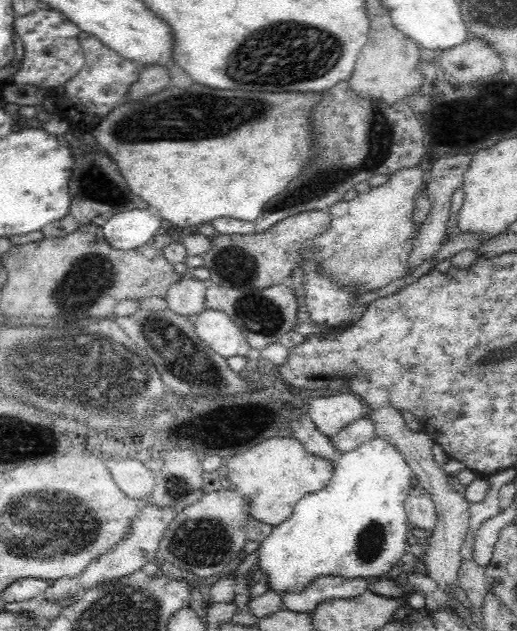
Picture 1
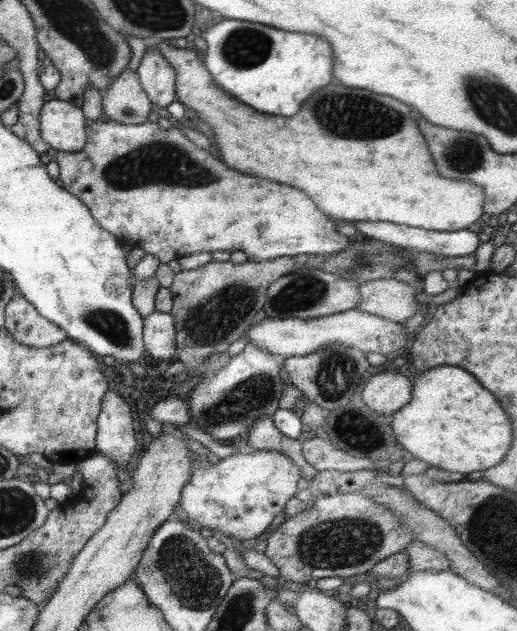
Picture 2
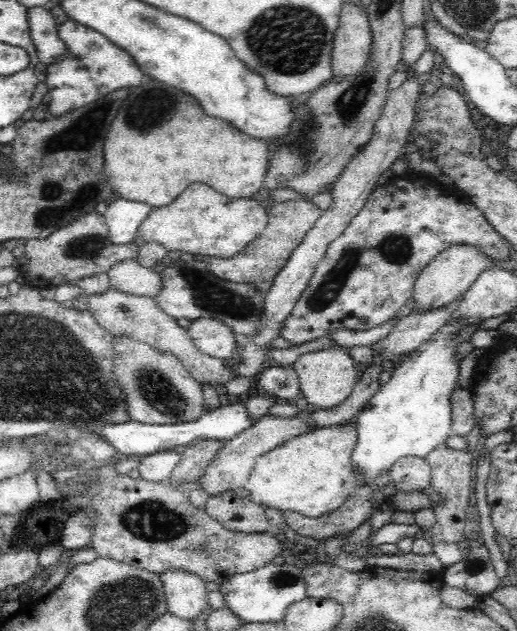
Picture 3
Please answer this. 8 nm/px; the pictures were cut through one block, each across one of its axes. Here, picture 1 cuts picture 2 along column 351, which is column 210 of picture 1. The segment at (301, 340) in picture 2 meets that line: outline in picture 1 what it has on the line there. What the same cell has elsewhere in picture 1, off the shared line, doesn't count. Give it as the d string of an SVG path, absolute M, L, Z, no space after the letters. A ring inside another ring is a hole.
M204 309L198 314L194 326L196 335L225 359L246 356L247 339L221 310Z

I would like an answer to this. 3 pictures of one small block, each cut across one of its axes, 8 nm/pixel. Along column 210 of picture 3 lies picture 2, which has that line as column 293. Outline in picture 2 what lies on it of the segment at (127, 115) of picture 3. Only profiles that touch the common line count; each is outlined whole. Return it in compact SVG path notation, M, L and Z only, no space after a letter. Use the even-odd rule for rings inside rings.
M168 41L154 42L152 47L158 47L161 53L166 57L166 60L172 65L176 71L176 94L177 100L180 101L186 108L189 108L196 115L198 122L202 121L204 126L208 126L208 132L212 136L212 132L216 134L216 142L220 146L220 156L228 166L234 170L240 171L242 174L255 175L258 178L267 178L272 182L280 184L288 184L290 187L298 188L308 194L310 199L316 202L316 207L322 210L326 217L335 218L342 222L390 222L392 224L400 224L410 226L413 228L420 228L424 230L434 230L436 232L457 232L458 230L468 229L471 224L480 222L484 217L484 191L480 190L480 186L476 186L473 182L456 180L451 178L442 178L441 174L436 172L436 162L432 160L432 154L428 150L428 144L424 142L418 126L416 126L416 118L418 114L414 114L414 110L390 96L380 96L368 90L354 90L354 88L346 88L340 84L328 84L322 90L318 90L316 94L312 94L312 98L308 98L308 102L302 104L300 112L292 118L282 118L282 116L256 116L260 112L250 110L248 106L244 106L243 102L236 100L227 92L224 92L211 77L204 61L200 57L200 52L190 51L186 48L172 47L168 45Z

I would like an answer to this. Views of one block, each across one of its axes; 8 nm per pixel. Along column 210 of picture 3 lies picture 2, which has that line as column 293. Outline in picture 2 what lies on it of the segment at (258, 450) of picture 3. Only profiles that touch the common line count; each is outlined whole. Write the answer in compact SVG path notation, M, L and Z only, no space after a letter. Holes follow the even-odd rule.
M281 452L234 453L218 463L204 462L191 470L179 500L180 515L203 533L214 529L241 541L258 537L271 526L276 515L283 512L285 504L297 493L301 480L301 468Z

